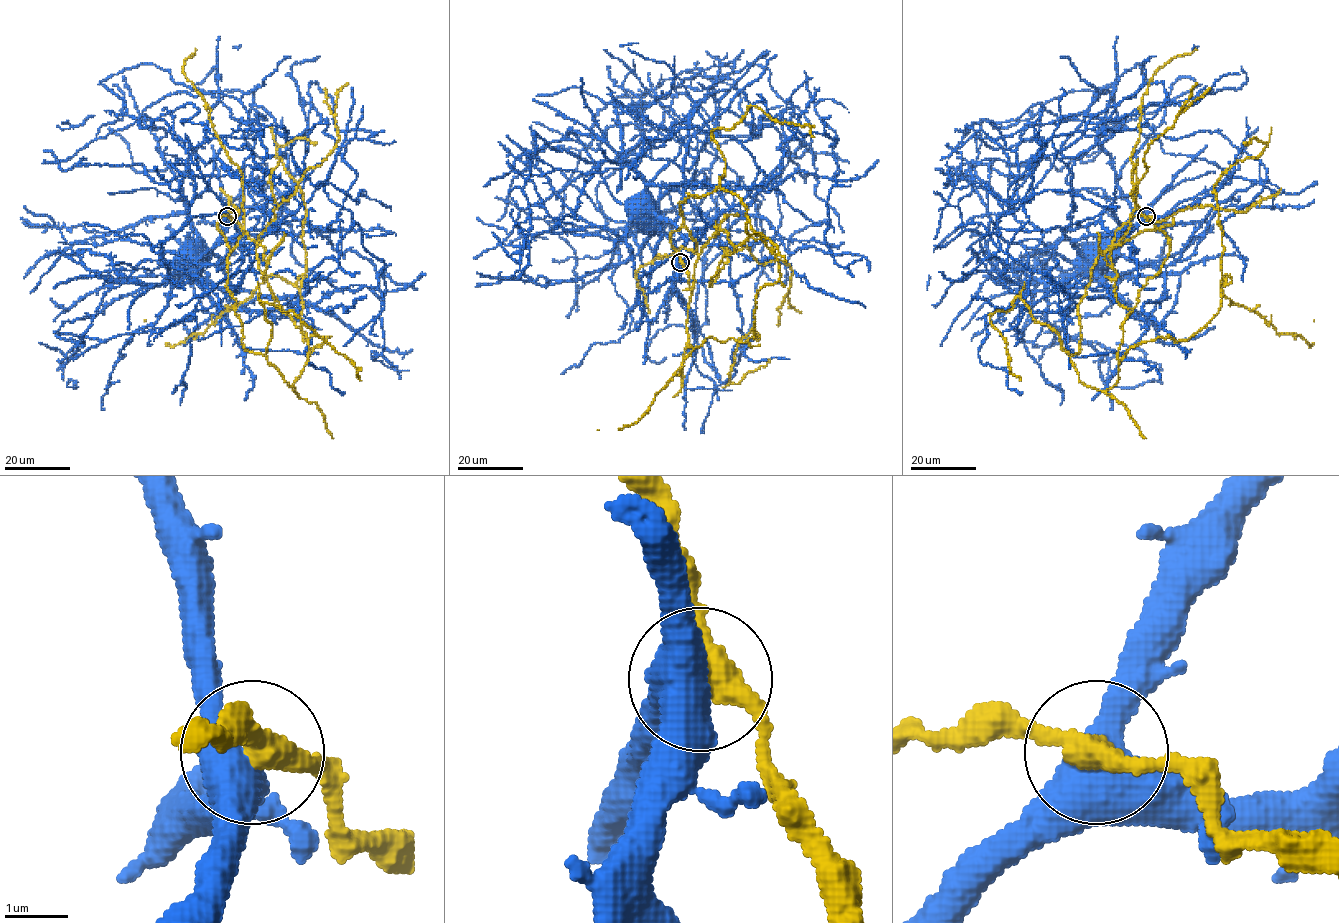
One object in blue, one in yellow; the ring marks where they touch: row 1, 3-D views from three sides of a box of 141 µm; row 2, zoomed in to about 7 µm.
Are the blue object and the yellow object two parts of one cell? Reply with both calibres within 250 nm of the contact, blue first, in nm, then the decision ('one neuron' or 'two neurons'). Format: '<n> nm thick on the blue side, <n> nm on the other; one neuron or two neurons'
550 nm thick on the blue side, 360 nm on the other; one neuron

